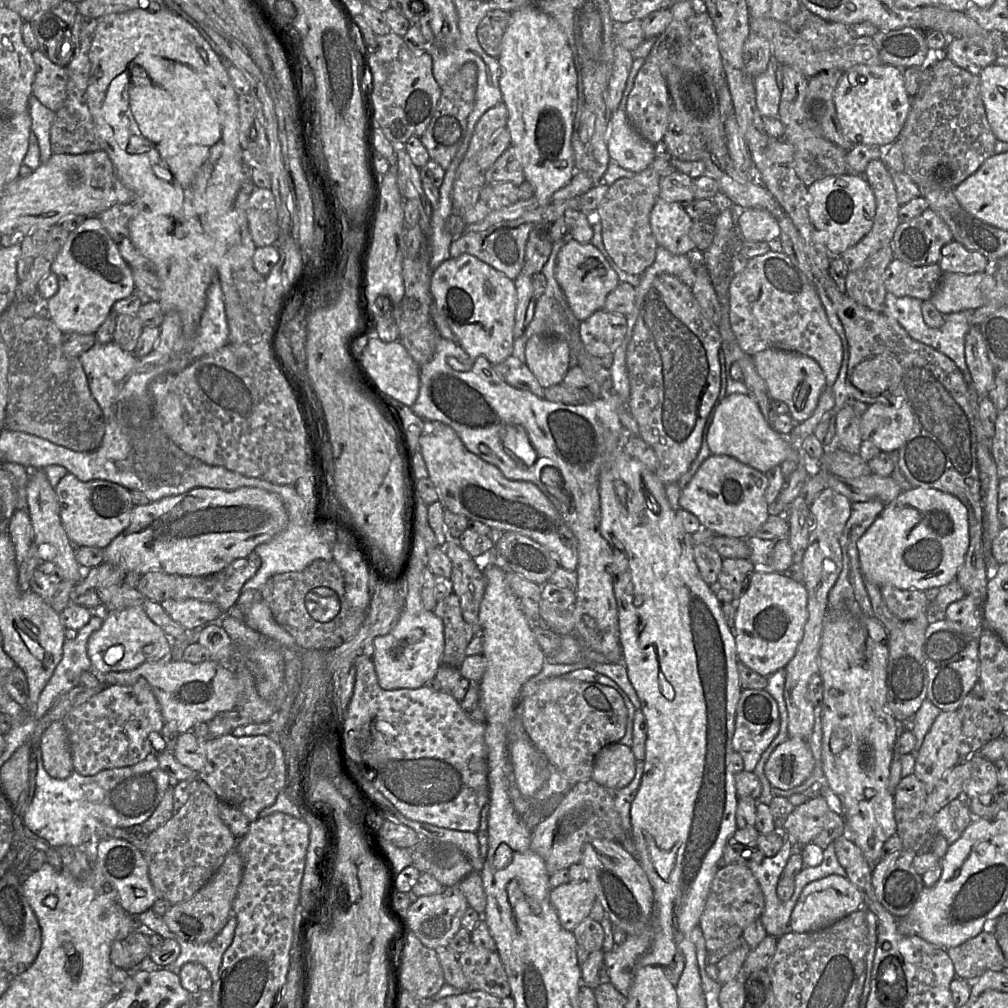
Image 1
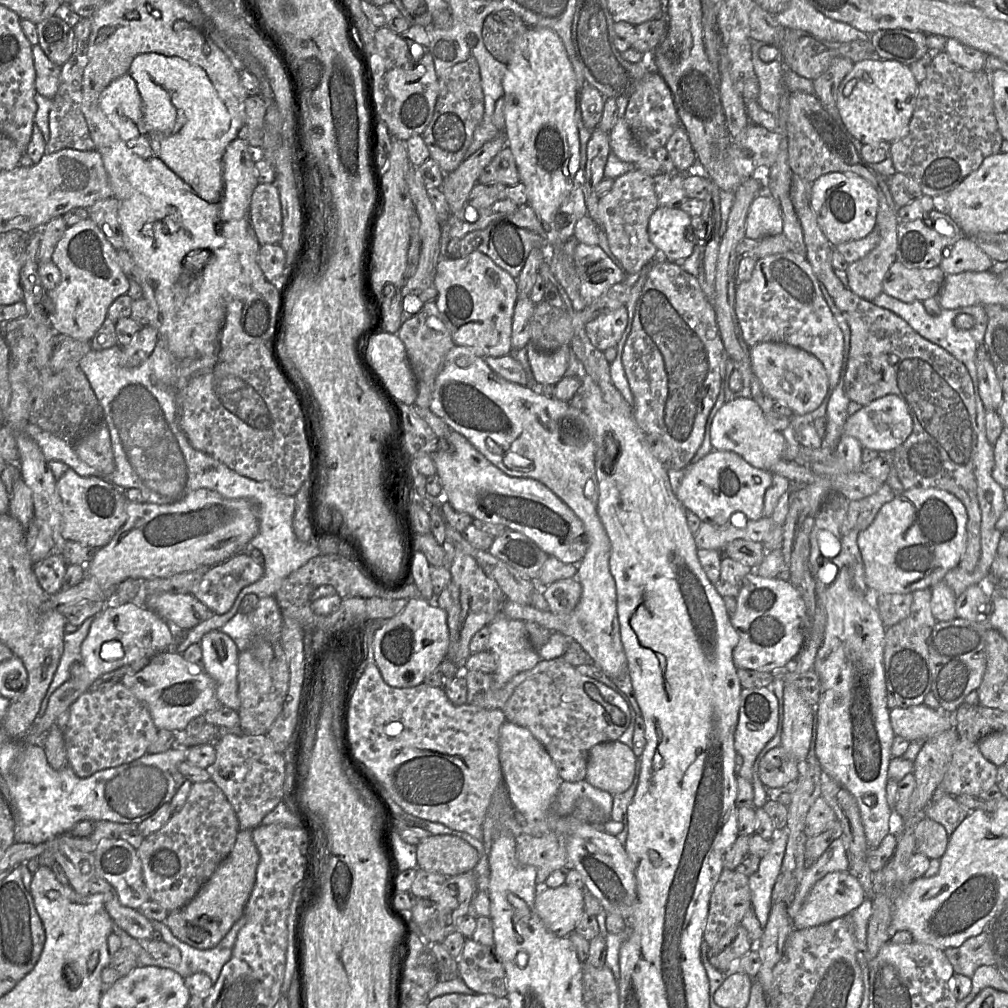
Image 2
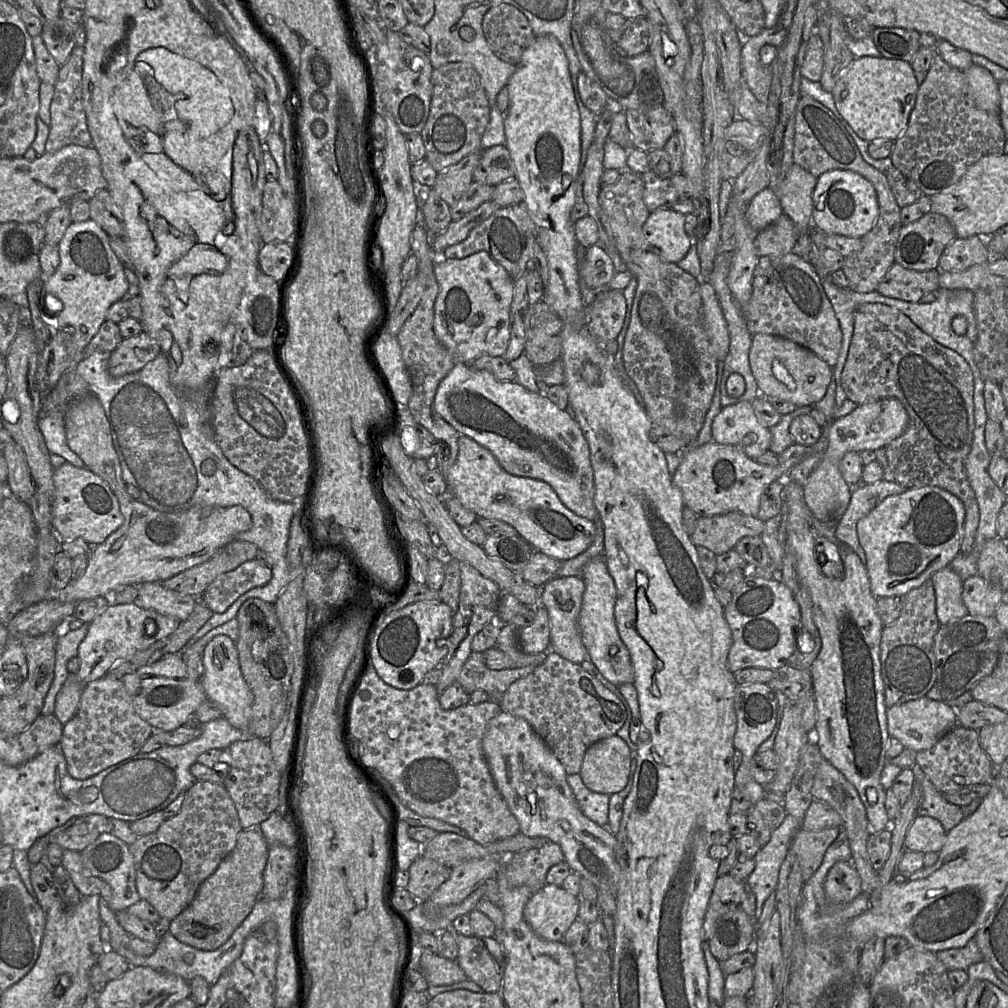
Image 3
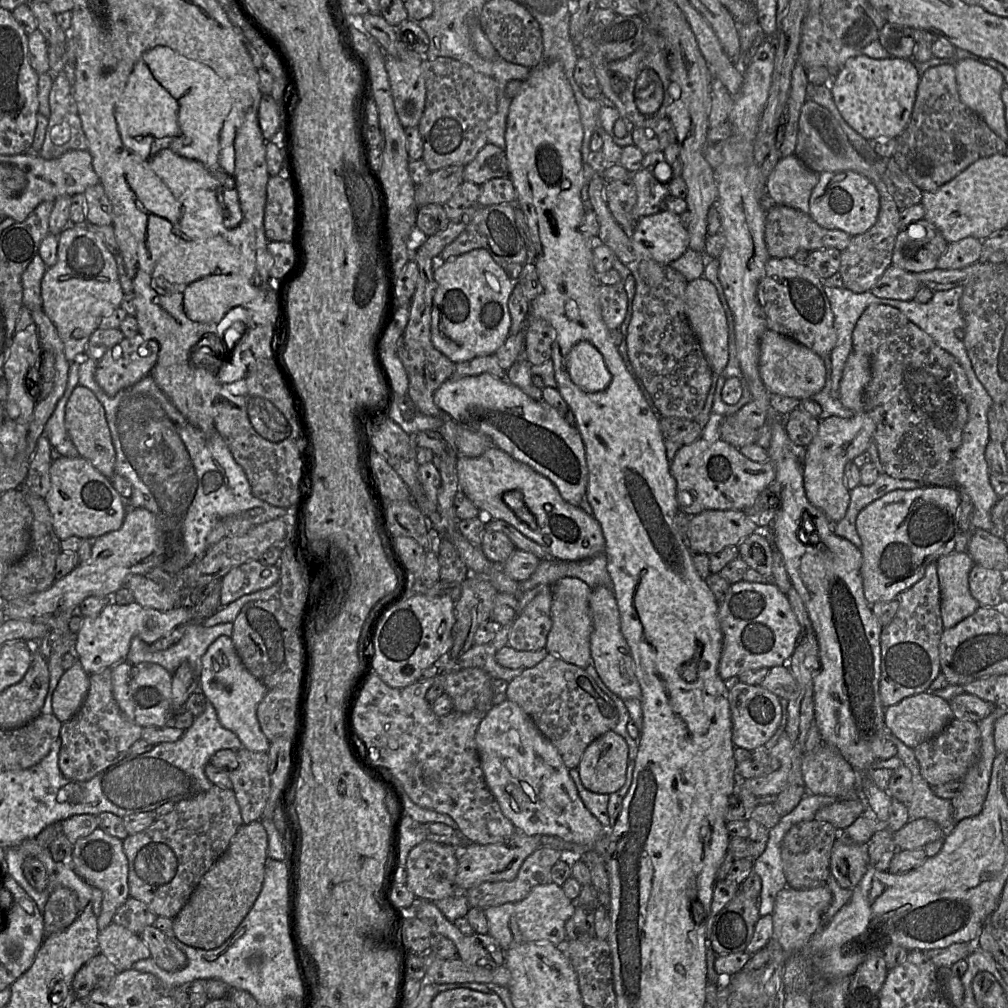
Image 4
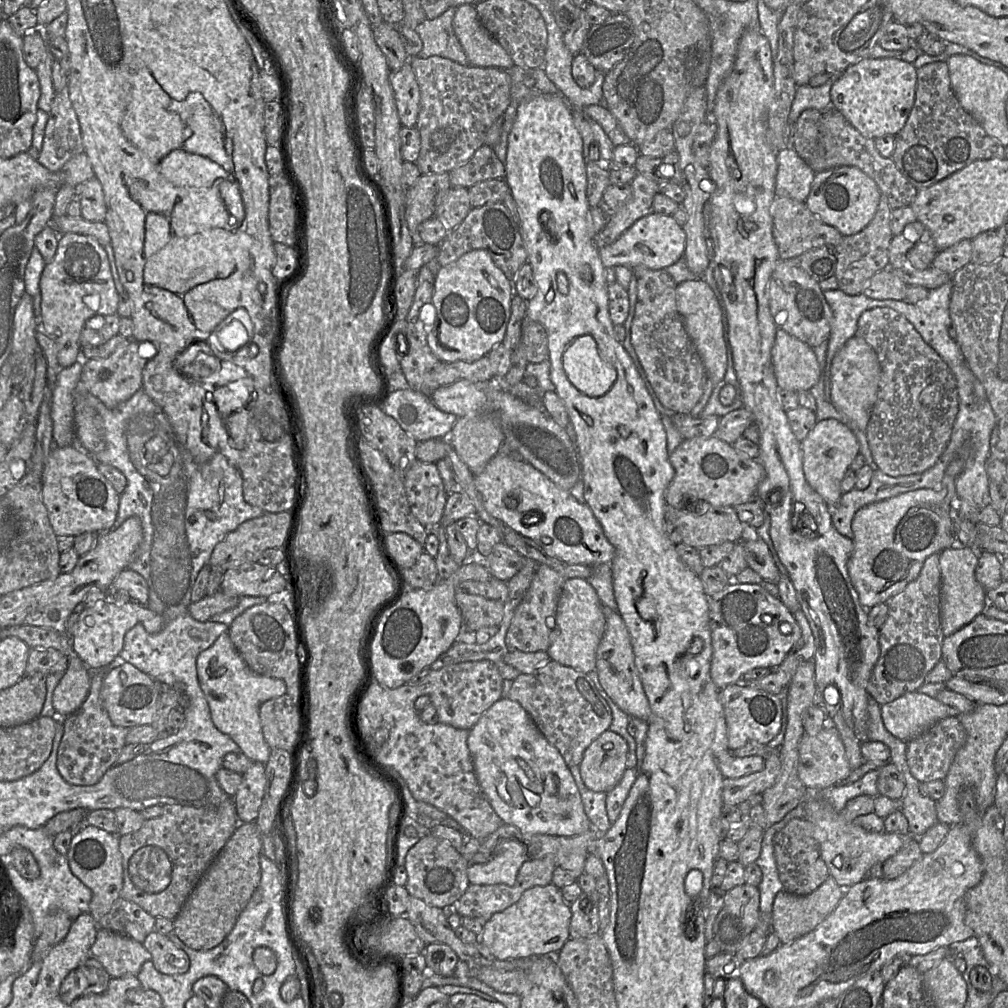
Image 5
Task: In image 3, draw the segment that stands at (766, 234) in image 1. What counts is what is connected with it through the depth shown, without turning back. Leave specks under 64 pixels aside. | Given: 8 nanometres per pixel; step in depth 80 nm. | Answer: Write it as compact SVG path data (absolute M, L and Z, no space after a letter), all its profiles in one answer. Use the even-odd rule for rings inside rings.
M770 188L758 193L746 210L746 218L750 226L757 232L777 221L783 214L777 196Z

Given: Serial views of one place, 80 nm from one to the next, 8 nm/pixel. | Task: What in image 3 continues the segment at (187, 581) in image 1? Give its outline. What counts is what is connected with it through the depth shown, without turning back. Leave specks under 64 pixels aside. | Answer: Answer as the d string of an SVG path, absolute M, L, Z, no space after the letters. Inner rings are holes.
M256 559L246 561L235 569L219 575L199 598L213 613L223 613L236 599L255 587L264 586L272 577L272 570Z

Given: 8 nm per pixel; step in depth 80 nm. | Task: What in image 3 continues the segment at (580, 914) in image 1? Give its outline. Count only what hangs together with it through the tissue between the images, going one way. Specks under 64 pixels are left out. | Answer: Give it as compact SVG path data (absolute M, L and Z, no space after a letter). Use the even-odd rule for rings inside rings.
M546 883L529 898L523 914L525 921L537 936L549 941L563 941L565 932L578 916L578 910L578 896L562 886Z

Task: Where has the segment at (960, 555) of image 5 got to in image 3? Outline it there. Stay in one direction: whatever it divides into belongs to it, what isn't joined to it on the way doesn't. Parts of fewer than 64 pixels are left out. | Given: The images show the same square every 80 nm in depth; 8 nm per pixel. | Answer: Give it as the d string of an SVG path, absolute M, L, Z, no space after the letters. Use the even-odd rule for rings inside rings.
M946 566L935 572L931 581L936 597L936 615L940 625L952 623L968 614L962 600L963 582Z

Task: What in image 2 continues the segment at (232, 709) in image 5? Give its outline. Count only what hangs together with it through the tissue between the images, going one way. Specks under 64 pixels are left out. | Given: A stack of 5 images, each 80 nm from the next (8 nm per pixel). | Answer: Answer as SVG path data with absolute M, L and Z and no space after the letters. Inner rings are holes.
M219 630L206 633L199 643L202 649L204 671L216 686L219 702L238 711L240 700L237 683L237 660L239 651L234 641Z

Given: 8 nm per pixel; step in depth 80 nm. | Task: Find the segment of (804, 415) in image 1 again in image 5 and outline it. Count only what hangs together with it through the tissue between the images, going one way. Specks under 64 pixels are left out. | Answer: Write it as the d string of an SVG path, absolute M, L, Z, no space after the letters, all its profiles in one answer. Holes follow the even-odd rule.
M780 329L771 350L771 363L780 389L809 390L821 376L813 348Z

